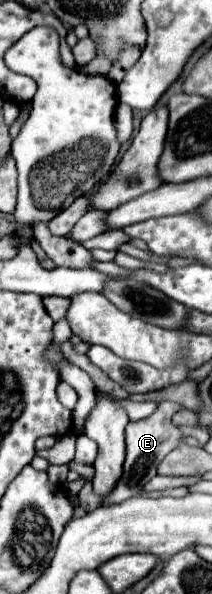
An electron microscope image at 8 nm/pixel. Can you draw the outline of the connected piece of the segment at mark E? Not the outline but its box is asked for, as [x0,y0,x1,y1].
[103,402,185,504]

